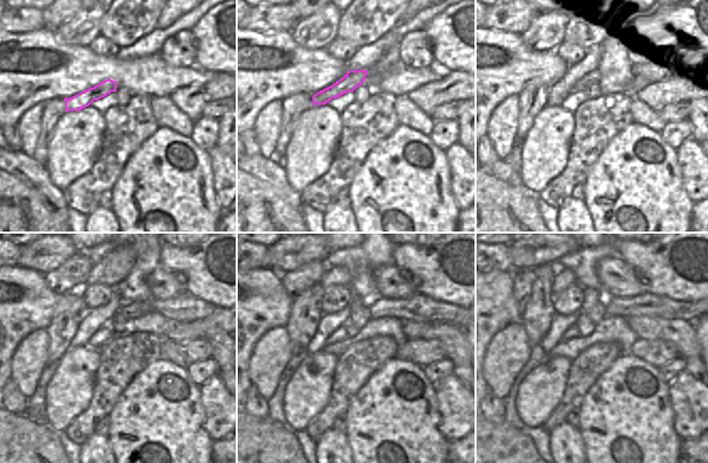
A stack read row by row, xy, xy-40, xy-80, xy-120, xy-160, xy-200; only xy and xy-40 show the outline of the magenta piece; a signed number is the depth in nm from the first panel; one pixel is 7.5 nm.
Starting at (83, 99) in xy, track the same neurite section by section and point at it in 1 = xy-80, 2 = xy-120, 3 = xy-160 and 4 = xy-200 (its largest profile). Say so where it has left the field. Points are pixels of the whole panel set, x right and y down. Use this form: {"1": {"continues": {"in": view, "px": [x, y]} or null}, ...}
{"1": {"continues": {"in": "xy-80", "px": [594, 77]}}, "2": {"continues": {"in": "xy-120", "px": [186, 308]}}, "3": {"continues": {"in": "xy-160", "px": [418, 307]}}, "4": {"continues": {"in": "xy-200", "px": [653, 305]}}}

